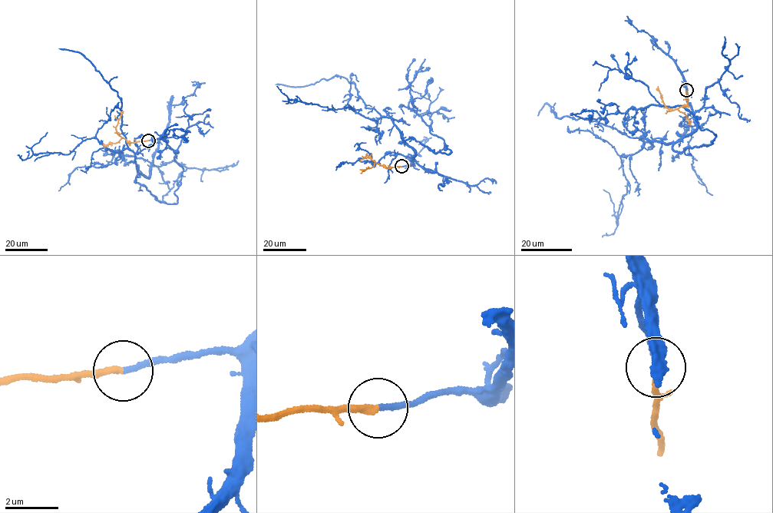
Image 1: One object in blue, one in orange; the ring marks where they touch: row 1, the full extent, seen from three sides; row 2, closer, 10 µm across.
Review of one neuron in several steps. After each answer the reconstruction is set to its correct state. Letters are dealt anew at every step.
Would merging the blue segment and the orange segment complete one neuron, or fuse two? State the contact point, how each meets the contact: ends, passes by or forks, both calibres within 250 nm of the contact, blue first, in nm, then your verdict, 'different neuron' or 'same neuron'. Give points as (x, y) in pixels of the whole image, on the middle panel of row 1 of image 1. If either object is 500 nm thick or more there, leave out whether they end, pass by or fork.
place (401, 166); blue ends; orange ends; calibres 200 and 240 nm; same neuron

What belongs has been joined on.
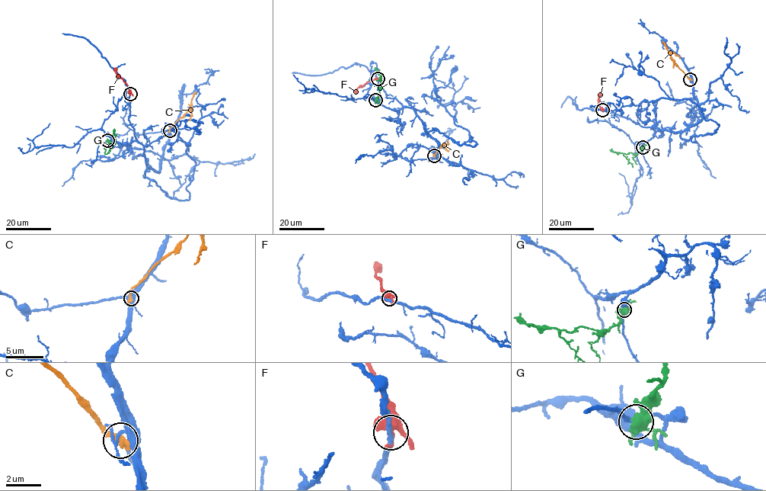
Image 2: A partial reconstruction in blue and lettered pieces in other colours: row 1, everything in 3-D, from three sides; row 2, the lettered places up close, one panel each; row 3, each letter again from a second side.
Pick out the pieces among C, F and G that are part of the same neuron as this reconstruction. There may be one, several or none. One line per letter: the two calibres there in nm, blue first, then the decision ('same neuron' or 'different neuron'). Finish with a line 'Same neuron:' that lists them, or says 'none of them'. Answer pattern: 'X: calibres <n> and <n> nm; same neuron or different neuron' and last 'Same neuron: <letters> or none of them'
C: calibres 200 and 400 nm; different neuron
F: calibres 260 and 460 nm; different neuron
G: calibres 190 and 440 nm; different neuron
Same neuron: none of them

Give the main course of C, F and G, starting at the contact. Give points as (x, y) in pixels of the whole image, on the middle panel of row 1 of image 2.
C: (434, 155), (443, 144)
F: (377, 78), (358, 87), (356, 93)
G: (375, 100), (381, 88), (381, 76), (376, 80)

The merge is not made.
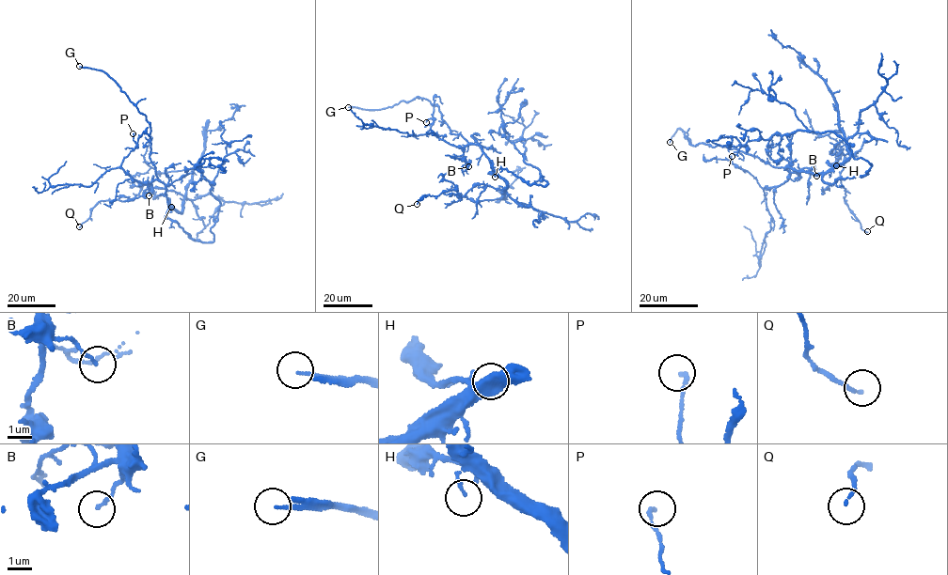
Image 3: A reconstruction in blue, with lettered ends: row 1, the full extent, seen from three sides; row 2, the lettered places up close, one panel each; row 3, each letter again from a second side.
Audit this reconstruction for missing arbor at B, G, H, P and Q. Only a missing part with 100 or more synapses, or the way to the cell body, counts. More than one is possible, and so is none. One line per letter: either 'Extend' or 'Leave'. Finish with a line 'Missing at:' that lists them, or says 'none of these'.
B: Leave
G: Extend
H: Leave
P: Leave
Q: Leave
Missing at: G

